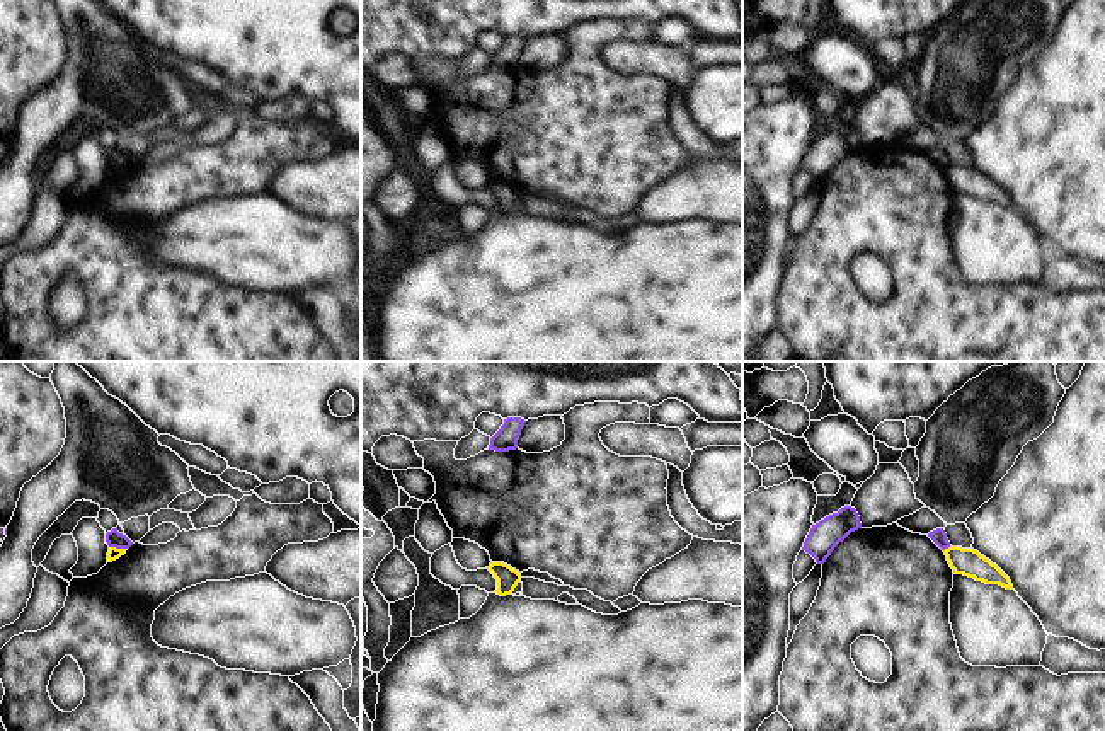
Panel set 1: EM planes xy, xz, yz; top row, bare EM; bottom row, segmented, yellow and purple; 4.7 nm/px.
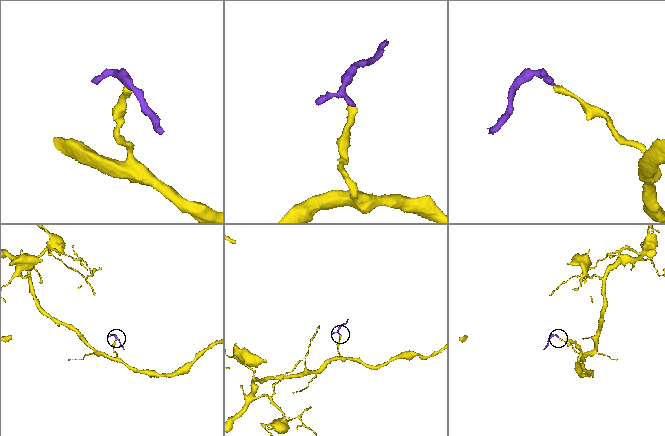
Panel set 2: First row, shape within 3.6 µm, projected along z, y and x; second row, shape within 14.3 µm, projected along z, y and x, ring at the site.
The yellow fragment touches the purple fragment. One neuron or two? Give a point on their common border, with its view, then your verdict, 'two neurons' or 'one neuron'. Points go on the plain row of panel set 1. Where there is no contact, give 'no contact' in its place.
meets yellow in xy at (118, 167); two neurons

